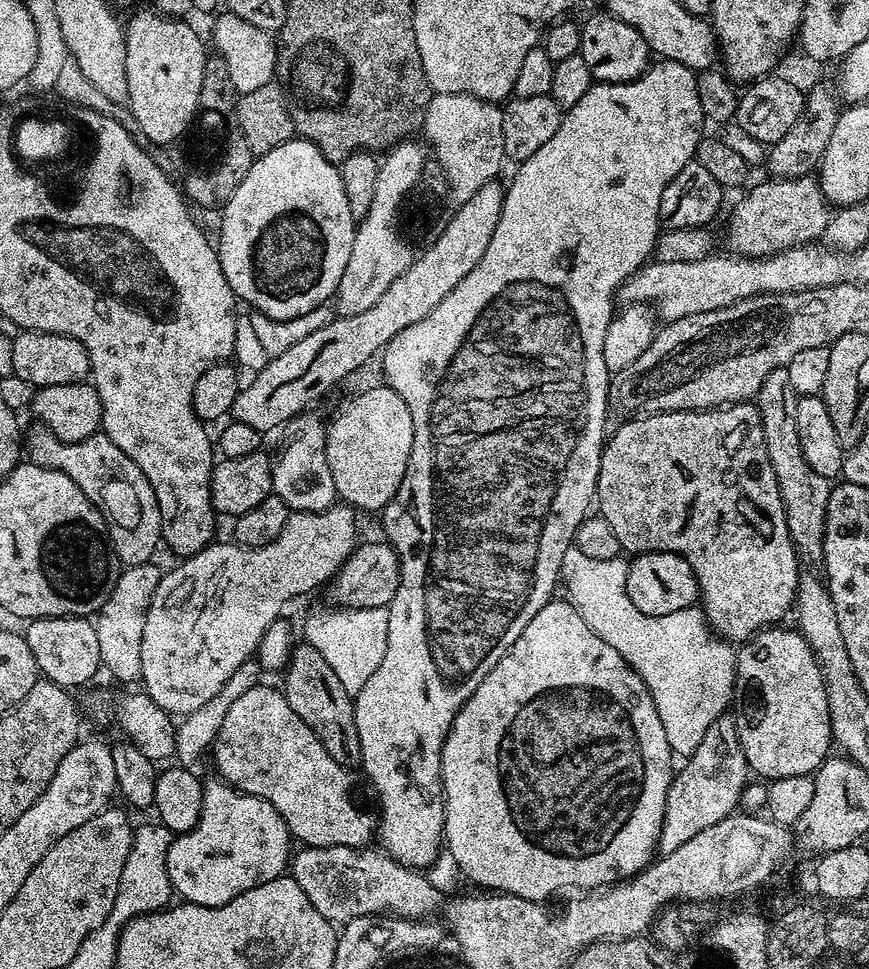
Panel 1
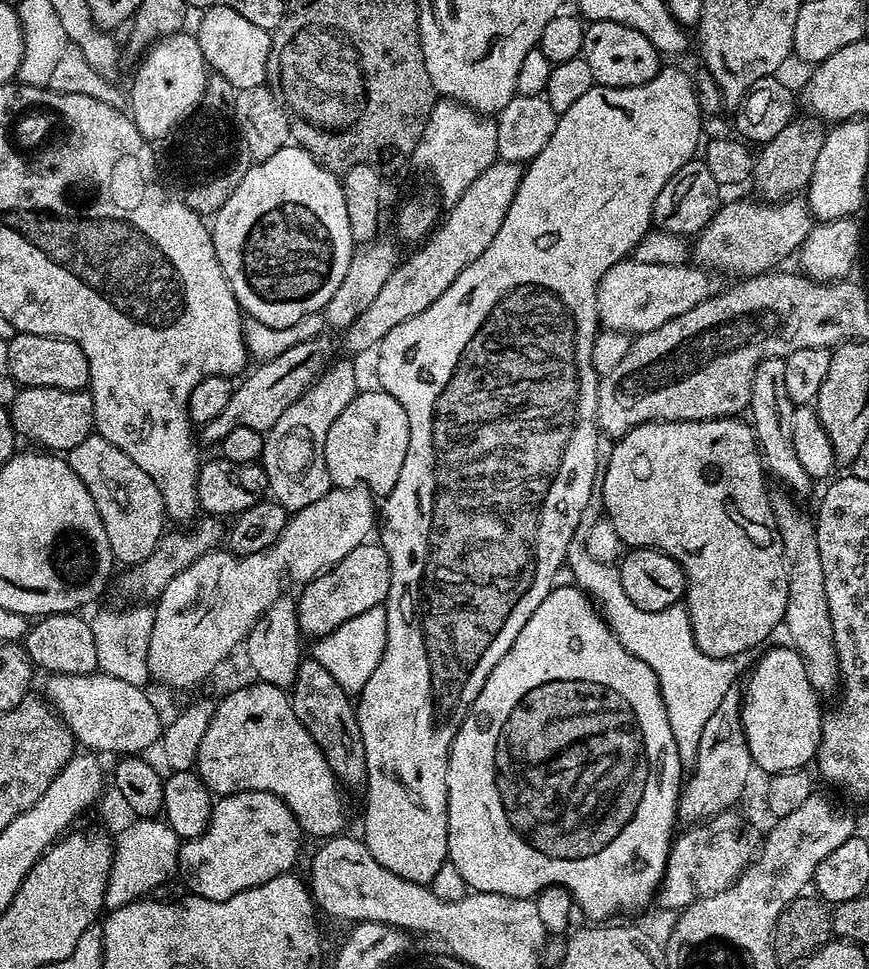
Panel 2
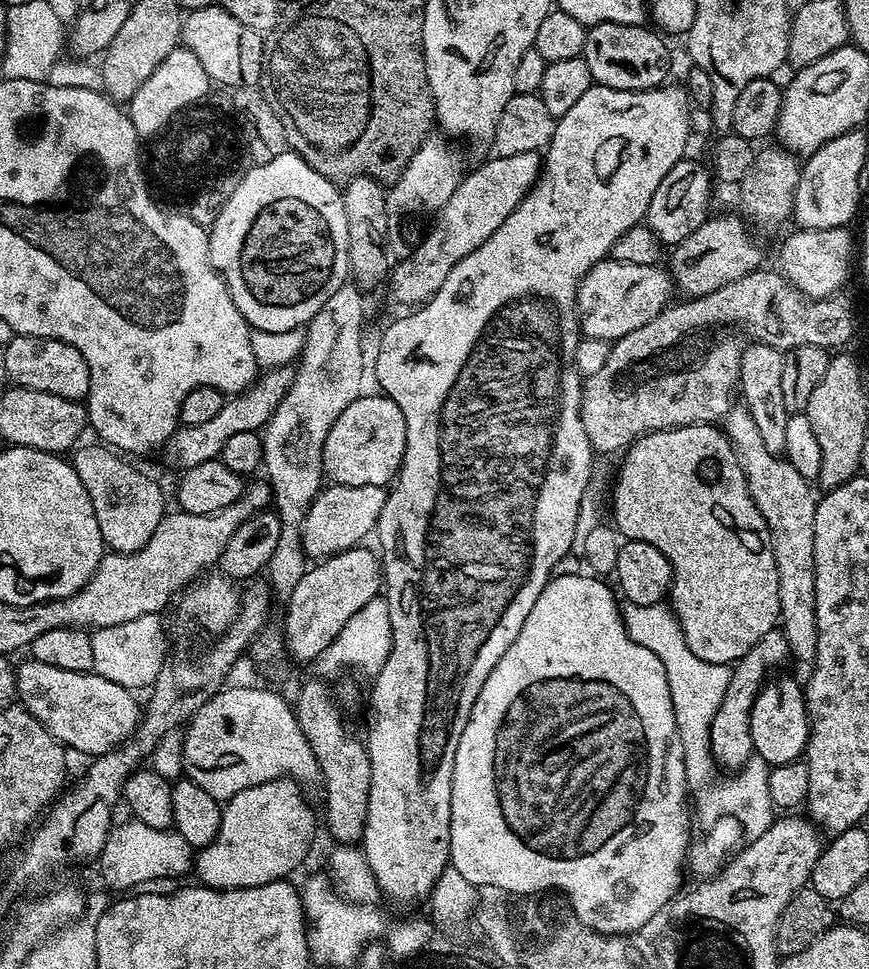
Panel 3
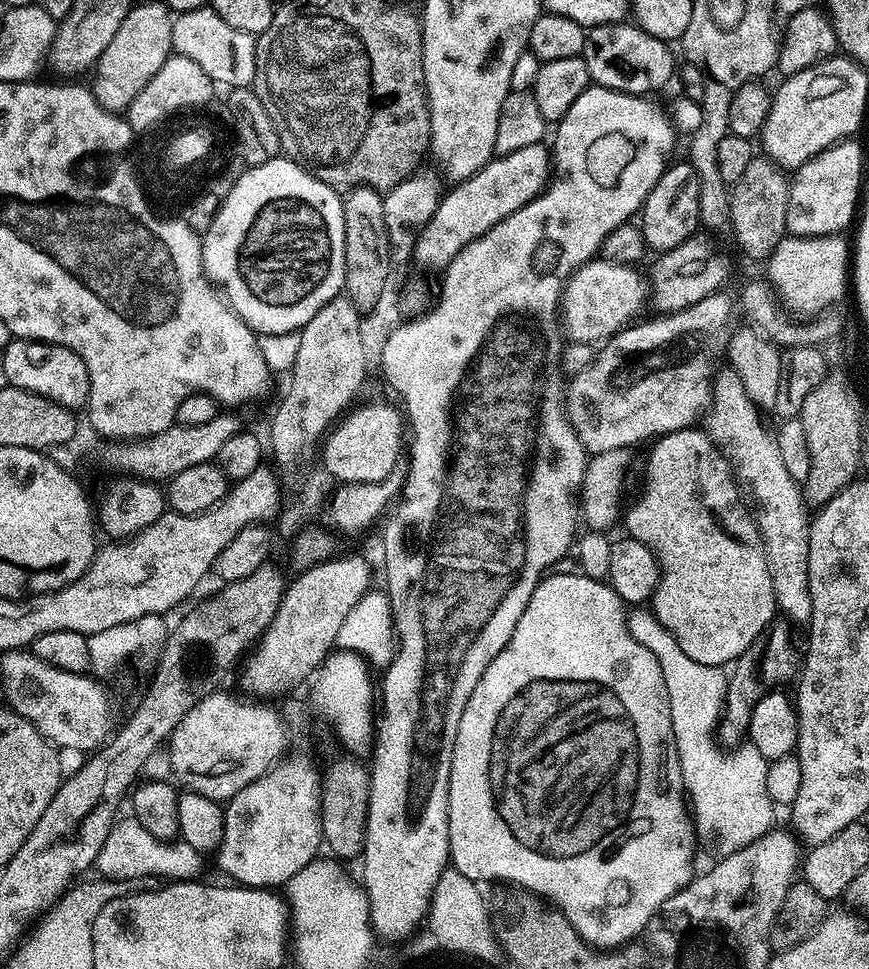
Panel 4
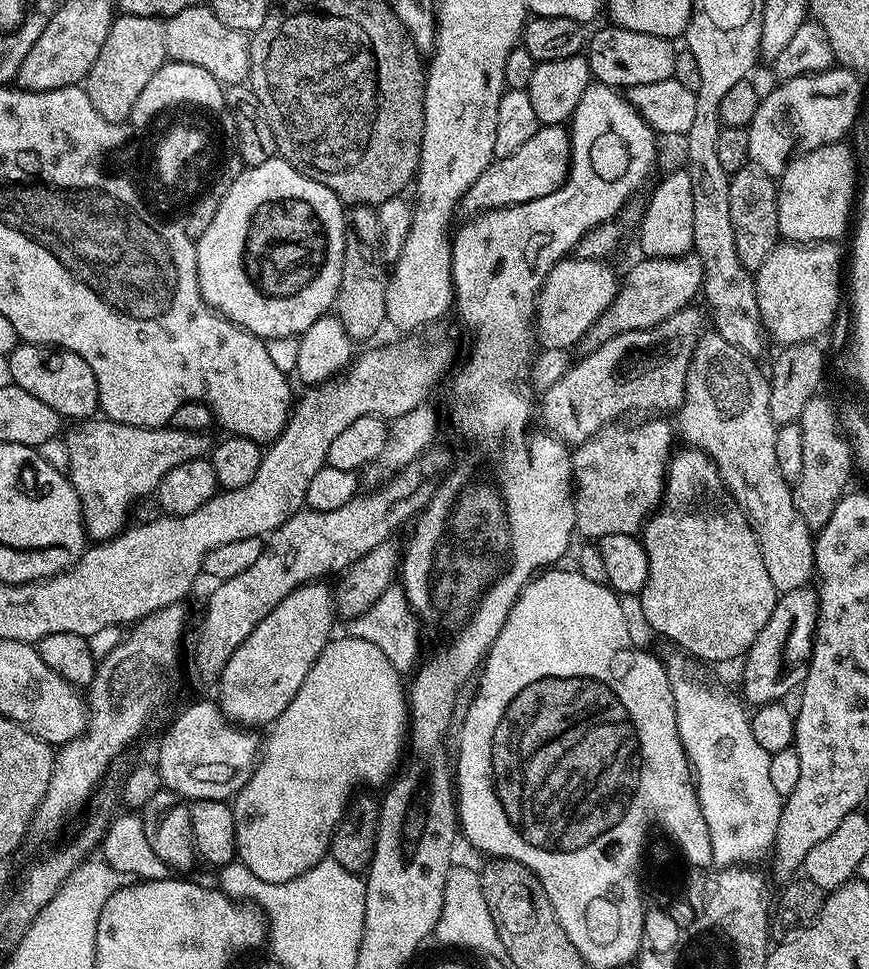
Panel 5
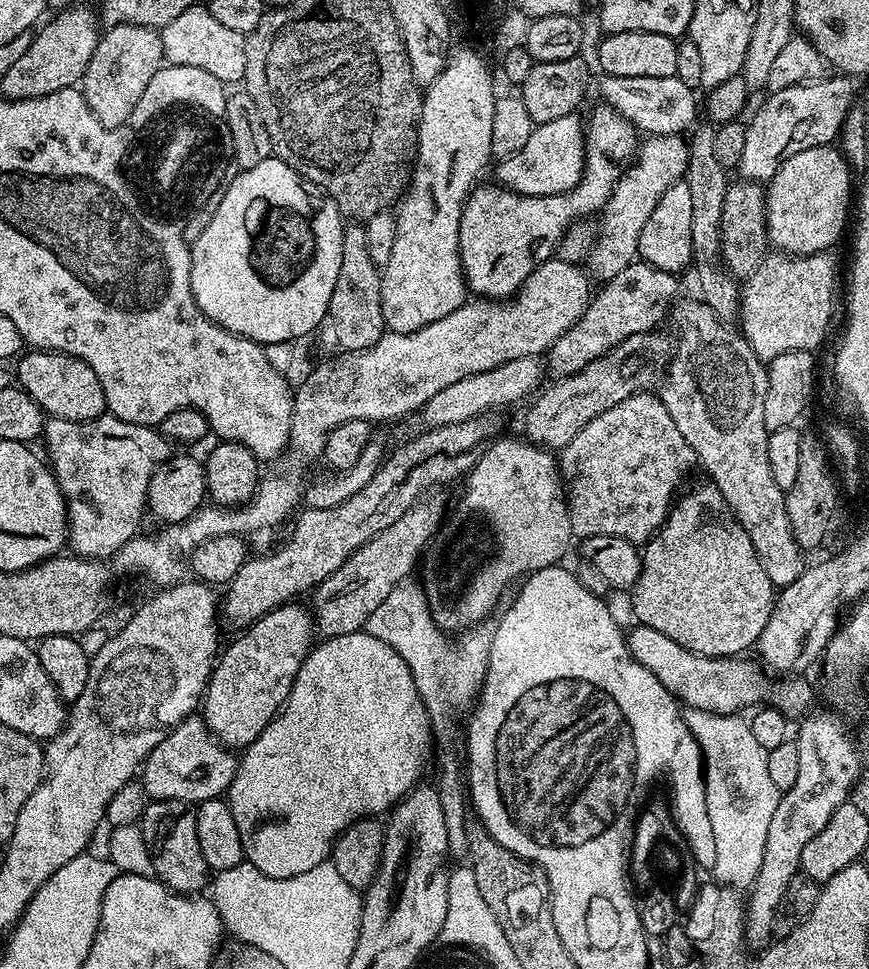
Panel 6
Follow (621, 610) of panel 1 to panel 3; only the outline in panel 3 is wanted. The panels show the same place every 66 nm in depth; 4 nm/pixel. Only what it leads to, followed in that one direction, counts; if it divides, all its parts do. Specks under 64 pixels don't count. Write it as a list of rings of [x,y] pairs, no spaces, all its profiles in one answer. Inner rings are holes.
[[[625,603],[622,615],[629,638],[638,646],[646,646],[646,650],[658,654],[658,662],[662,662],[666,670],[666,682],[670,682],[670,698],[674,702],[674,718],[682,738],[686,778],[694,800],[696,796],[701,825],[707,826],[723,816],[729,816],[740,823],[745,837],[766,834],[774,819],[774,809],[768,785],[770,765],[762,757],[753,755],[735,774],[725,775],[728,776],[725,780],[712,781],[717,769],[710,746],[710,726],[714,722],[714,714],[718,714],[718,706],[722,706],[732,668],[727,664],[702,662],[702,658],[686,646],[679,622],[663,603],[650,606]]]

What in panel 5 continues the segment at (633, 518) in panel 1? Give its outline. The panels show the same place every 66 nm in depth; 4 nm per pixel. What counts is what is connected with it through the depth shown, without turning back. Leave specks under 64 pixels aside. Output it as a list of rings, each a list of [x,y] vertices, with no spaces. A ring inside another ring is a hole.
[[[684,446],[684,449],[677,451],[669,459],[668,470],[664,482],[664,497],[660,500],[660,507],[655,513],[648,517],[648,523],[642,529],[642,543],[648,555],[648,577],[646,586],[638,593],[640,600],[640,612],[644,615],[644,620],[660,636],[665,636],[672,644],[677,644],[681,653],[689,657],[700,660],[732,660],[743,657],[747,653],[749,646],[757,643],[761,639],[763,630],[767,625],[771,625],[772,611],[778,599],[778,593],[774,582],[770,582],[770,574],[766,574],[766,562],[762,558],[762,550],[754,530],[750,526],[747,514],[740,509],[740,504],[728,492],[728,487],[724,484],[724,479],[720,477],[720,471],[714,461],[706,455],[701,448]]]

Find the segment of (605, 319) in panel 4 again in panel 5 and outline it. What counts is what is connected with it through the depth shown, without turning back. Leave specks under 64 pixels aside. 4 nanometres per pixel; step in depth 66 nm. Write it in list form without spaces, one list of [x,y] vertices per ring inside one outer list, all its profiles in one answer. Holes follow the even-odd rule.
[[[565,258],[558,261],[558,263],[556,263],[556,265],[550,270],[550,274],[546,277],[546,279],[544,279],[542,299],[538,304],[538,324],[540,320],[540,328],[544,331],[544,340],[542,336],[542,344],[544,348],[562,348],[565,350],[572,350],[572,347],[574,347],[575,344],[579,345],[581,341],[583,341],[584,336],[594,326],[594,322],[598,322],[600,320],[600,316],[606,311],[606,309],[608,309],[610,302],[614,302],[614,298],[618,291],[618,276],[615,276],[615,274],[607,268],[608,266],[609,265],[602,260],[577,260],[575,258]]]

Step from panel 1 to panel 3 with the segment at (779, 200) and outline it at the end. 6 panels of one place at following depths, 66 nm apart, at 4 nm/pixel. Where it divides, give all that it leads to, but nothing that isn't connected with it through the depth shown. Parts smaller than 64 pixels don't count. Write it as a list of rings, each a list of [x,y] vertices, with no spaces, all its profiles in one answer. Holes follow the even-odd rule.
[[[709,215],[707,222],[698,226],[690,238],[671,249],[672,257],[666,263],[666,268],[673,285],[679,291],[681,288],[685,297],[705,296],[722,286],[738,282],[738,278],[761,267],[760,248],[752,241],[753,233],[749,225],[739,215],[736,216]]]

